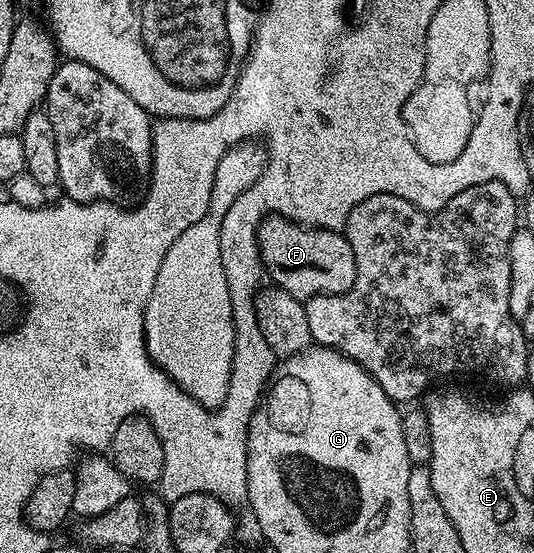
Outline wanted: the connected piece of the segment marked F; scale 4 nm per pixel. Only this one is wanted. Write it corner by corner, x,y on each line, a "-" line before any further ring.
266,215
257,226
257,248
274,285
302,302
312,296
341,296
351,290
357,267
344,231
299,224
285,216

